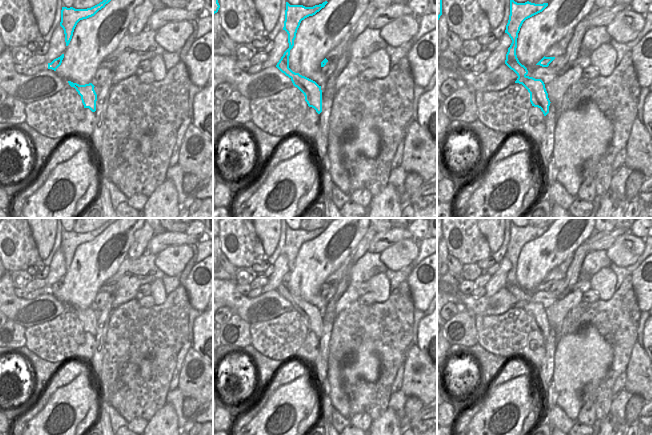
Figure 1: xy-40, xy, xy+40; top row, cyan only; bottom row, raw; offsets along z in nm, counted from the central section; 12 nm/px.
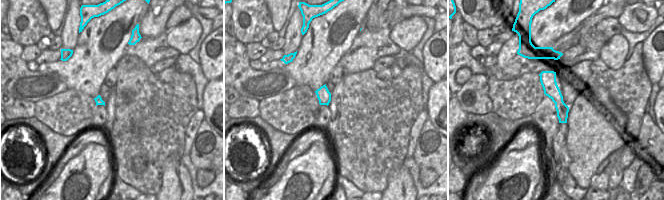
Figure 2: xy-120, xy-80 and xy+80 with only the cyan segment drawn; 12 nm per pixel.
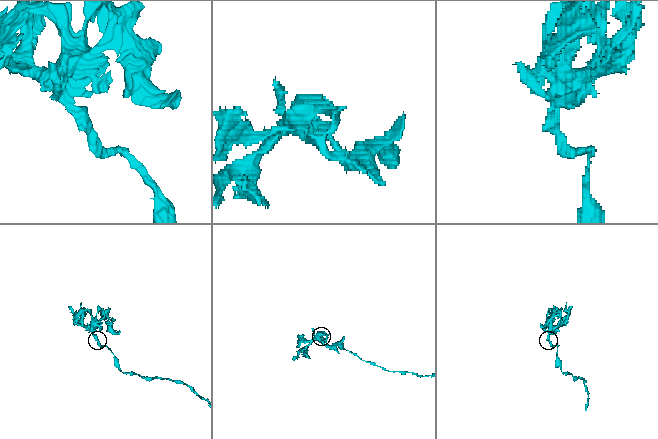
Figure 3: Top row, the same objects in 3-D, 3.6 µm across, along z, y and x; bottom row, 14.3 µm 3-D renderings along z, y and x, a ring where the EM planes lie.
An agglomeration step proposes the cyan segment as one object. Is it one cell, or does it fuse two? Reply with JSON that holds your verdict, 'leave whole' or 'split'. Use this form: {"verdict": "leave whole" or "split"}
{"verdict": "split"}

